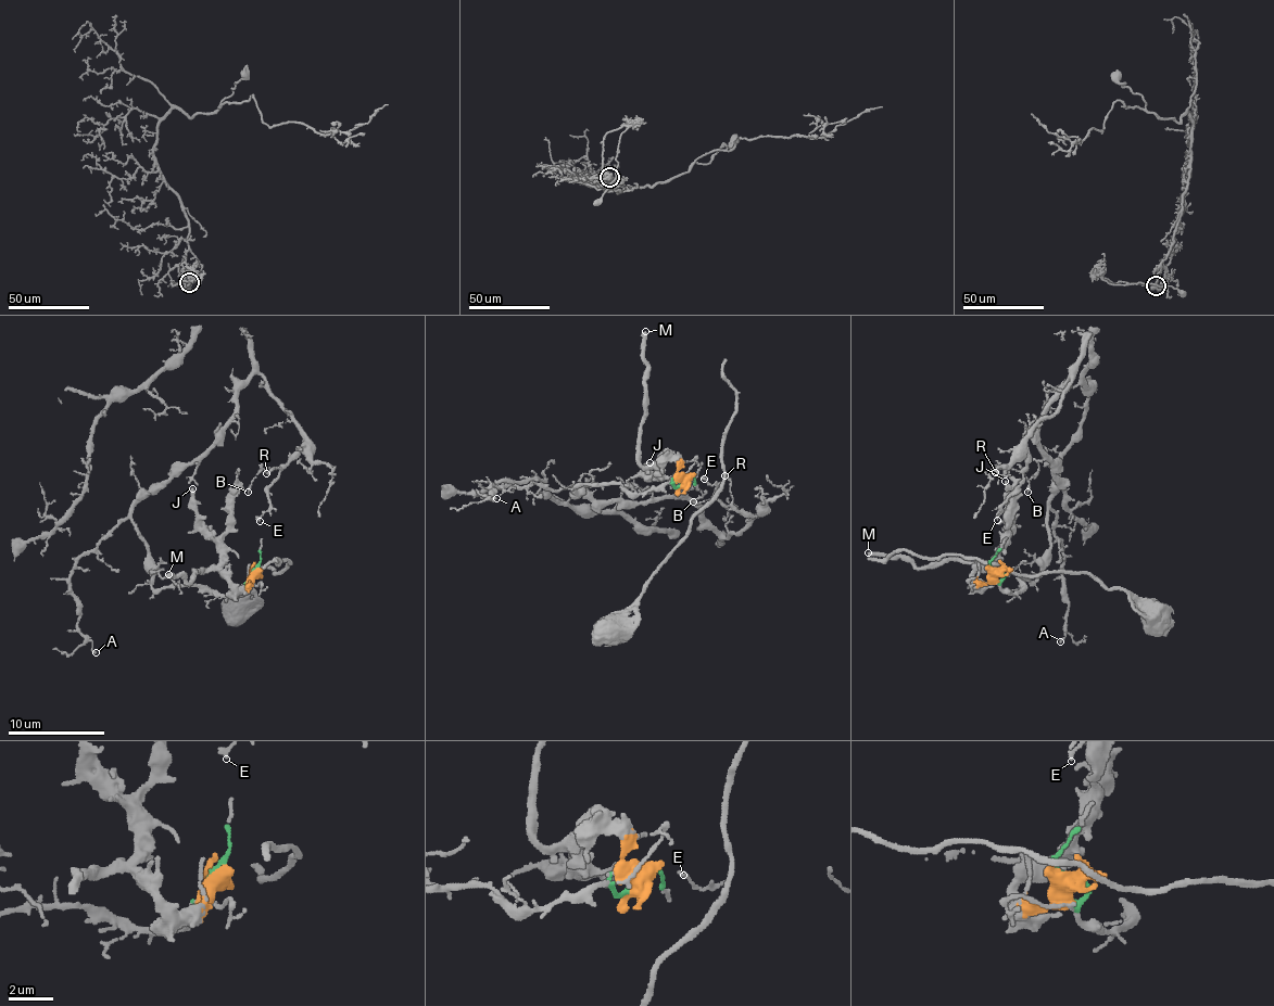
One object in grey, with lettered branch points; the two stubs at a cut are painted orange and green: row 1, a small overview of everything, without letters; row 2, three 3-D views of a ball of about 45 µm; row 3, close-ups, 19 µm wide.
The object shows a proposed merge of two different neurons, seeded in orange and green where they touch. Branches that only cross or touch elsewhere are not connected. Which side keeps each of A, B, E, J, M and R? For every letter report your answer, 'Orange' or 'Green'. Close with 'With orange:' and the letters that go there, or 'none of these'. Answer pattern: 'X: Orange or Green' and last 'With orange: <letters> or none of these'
A: Green
B: Green
E: Green
J: Orange
M: Orange
R: Green
With orange: J, M

